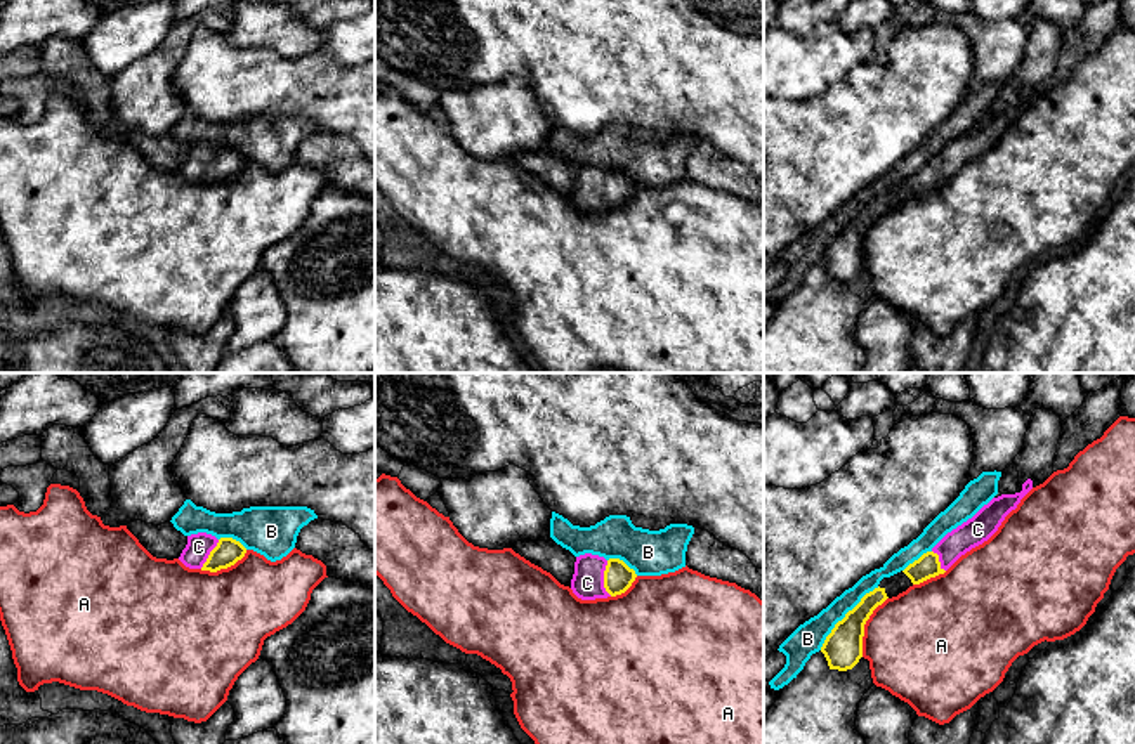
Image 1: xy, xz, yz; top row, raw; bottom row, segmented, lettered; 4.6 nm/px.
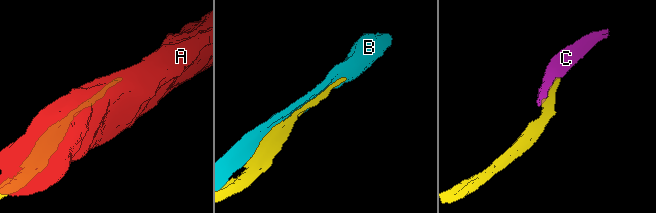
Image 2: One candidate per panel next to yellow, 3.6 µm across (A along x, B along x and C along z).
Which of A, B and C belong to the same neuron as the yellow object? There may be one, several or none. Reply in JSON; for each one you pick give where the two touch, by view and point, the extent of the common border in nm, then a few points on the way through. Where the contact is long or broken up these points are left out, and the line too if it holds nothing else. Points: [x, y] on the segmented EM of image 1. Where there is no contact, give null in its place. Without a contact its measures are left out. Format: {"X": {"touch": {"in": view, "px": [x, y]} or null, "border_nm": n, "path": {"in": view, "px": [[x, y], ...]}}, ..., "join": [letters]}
{"C": {"touch": {"in": "xz", "px": [604, 578]}, "border_nm": 170}, "join": ["C"]}

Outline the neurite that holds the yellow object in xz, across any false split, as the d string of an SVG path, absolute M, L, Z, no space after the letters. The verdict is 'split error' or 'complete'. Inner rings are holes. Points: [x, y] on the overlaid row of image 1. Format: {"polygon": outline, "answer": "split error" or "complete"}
{"polygon": "M585 553L576 557L571 590L581 600L607 598L625 593L635 578L635 571L620 558Z", "answer": "split error"}

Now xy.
{"polygon": "M198 532L187 536L179 560L189 569L217 572L234 565L245 553L246 548L233 538L217 539L212 534Z", "answer": "split error"}

